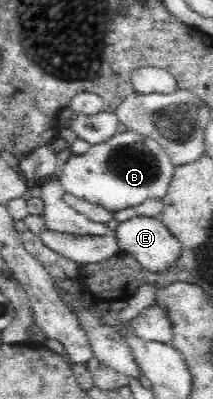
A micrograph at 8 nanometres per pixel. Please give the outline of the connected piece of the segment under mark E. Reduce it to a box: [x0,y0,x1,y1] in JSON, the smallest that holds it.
[116,217,182,273]

